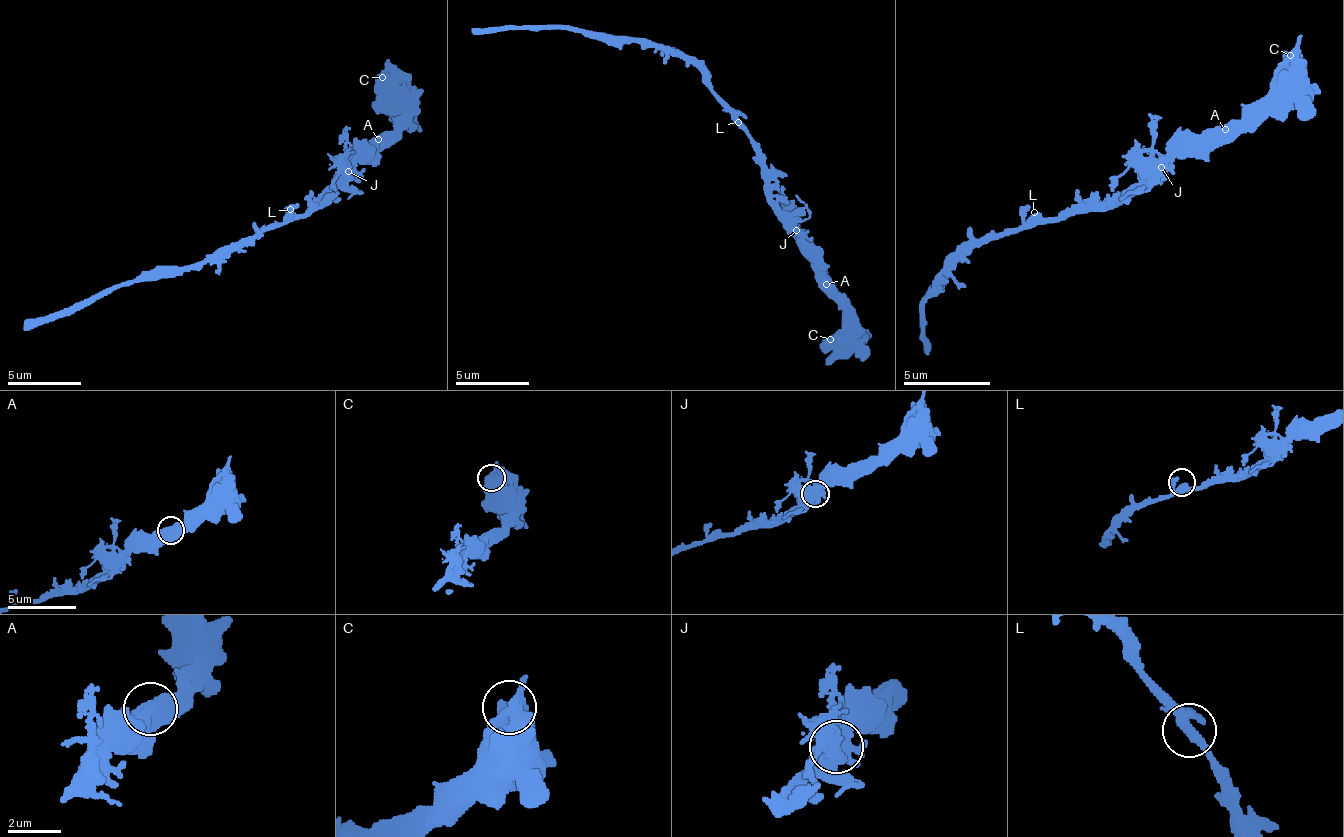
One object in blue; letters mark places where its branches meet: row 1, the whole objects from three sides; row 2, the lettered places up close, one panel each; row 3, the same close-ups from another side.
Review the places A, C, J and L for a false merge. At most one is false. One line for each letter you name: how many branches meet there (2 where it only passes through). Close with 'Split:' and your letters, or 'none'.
Split: none

